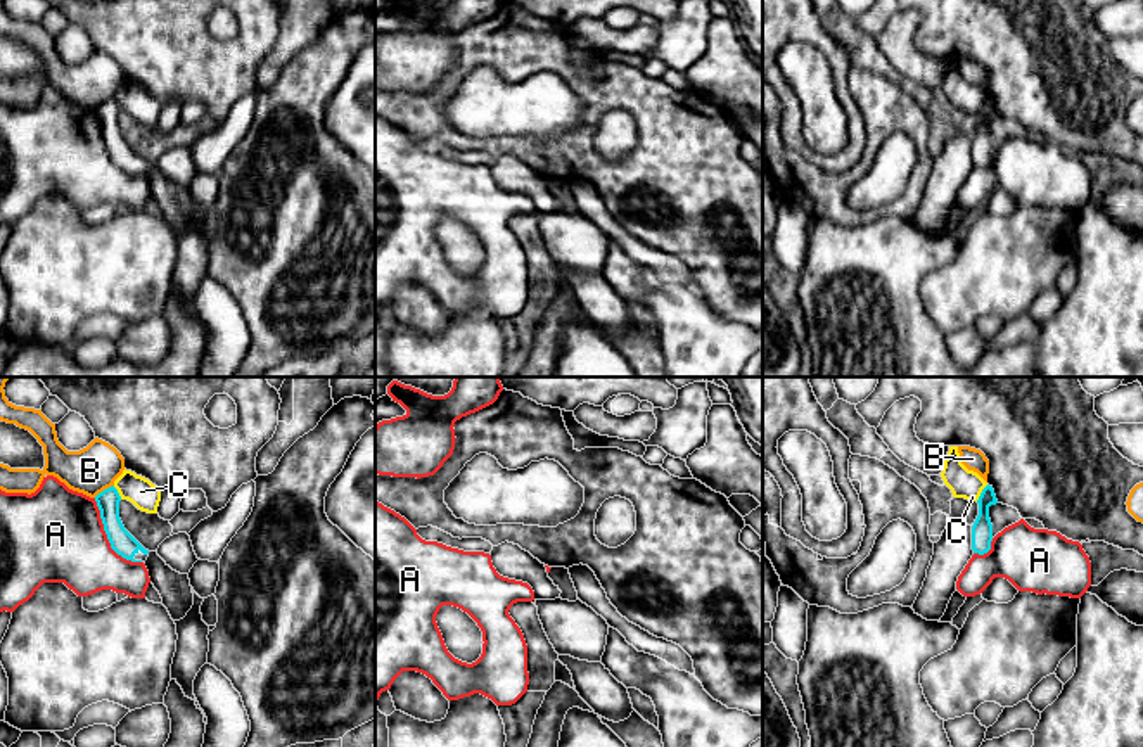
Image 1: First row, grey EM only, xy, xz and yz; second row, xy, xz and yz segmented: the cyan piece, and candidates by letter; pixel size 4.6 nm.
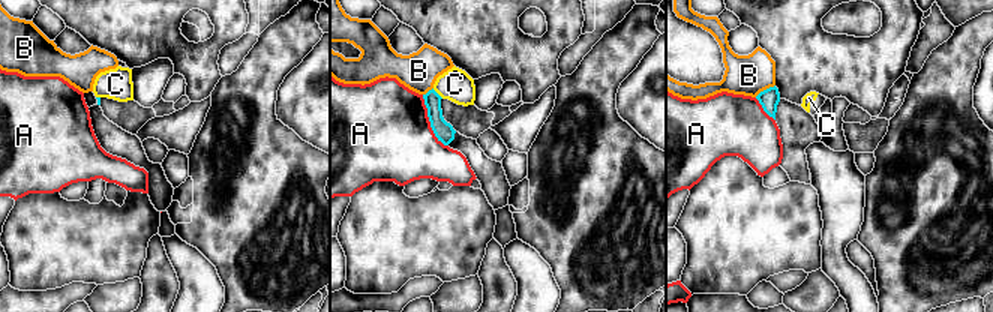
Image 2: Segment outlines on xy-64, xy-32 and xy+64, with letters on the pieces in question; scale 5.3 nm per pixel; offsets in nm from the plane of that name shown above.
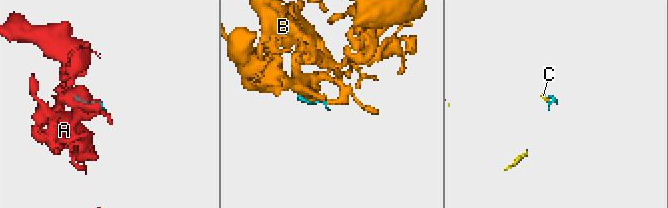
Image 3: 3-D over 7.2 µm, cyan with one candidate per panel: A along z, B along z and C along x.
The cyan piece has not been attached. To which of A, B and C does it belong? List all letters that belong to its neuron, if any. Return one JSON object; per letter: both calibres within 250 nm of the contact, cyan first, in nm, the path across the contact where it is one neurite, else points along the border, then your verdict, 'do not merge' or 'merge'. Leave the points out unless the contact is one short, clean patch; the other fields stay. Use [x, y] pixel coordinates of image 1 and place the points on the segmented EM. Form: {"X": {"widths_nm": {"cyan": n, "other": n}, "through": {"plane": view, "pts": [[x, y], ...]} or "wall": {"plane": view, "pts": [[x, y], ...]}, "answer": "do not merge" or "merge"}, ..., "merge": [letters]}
{"A": {"widths_nm": {"cyan": 110, "other": 440}, "answer": "do not merge"}, "B": {"widths_nm": {"cyan": 110, "other": 220}, "answer": "do not merge"}, "C": {"widths_nm": {"cyan": 100, "other": 140}, "wall": {"plane": "yz", "pts": [[988, 485], [976, 500]]}, "answer": "do not merge"}, "merge": []}

